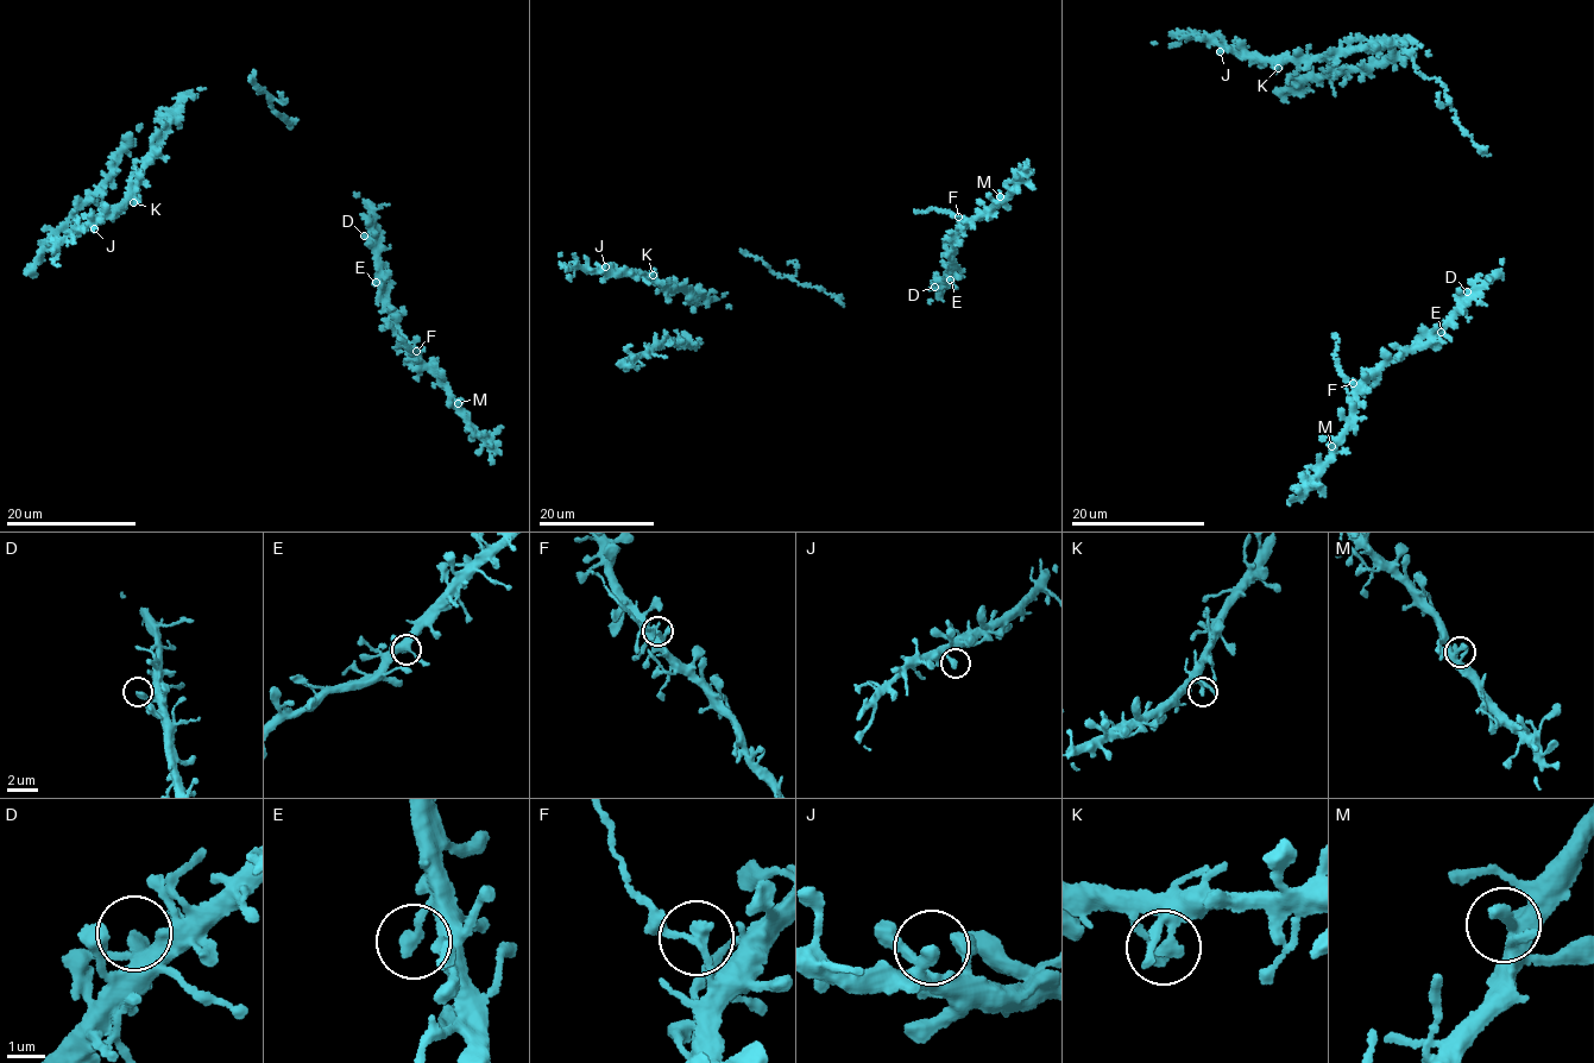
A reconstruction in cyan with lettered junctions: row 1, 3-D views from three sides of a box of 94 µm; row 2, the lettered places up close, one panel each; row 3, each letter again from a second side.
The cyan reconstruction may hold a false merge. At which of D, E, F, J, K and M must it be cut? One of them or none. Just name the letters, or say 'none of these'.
F

